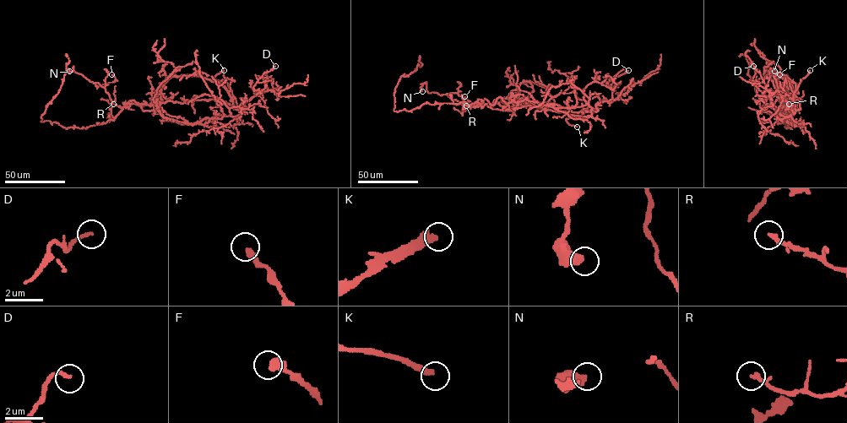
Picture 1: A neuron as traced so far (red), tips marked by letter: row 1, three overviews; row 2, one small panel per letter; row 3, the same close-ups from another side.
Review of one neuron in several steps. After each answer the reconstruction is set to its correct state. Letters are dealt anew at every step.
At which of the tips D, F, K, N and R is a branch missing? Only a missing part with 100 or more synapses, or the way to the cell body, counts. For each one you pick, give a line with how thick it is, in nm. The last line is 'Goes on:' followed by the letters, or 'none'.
K: Thickness 340 nm
Goes on: K

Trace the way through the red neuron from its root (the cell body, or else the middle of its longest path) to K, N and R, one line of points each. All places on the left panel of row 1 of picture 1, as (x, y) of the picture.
K: (141, 108), (154, 110), (168, 100), (183, 103), (214, 99), (239, 110), (227, 84), (213, 78), (224, 70)
N: (141, 108), (133, 100), (129, 100), (114, 117), (111, 100), (105, 89), (73, 70), (69, 71)
R: (141, 108), (140, 104), (145, 102), (150, 105), (154, 103), (142, 106), (129, 104), (122, 107), (113, 104)

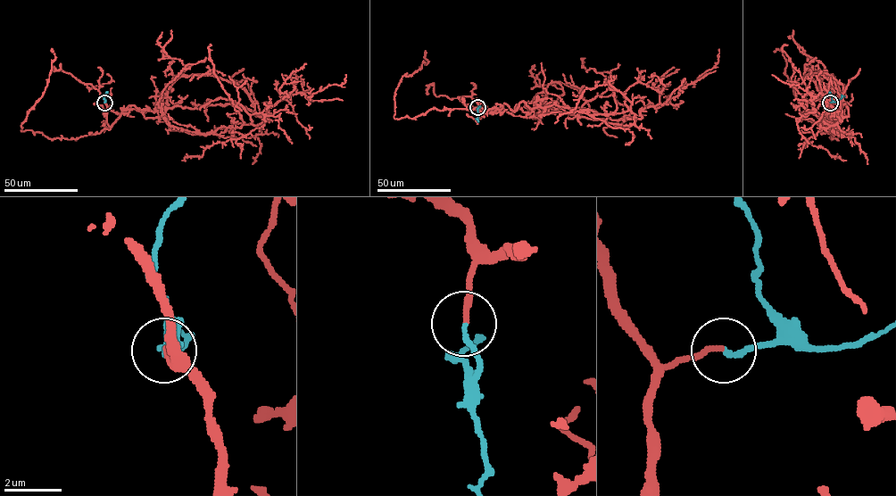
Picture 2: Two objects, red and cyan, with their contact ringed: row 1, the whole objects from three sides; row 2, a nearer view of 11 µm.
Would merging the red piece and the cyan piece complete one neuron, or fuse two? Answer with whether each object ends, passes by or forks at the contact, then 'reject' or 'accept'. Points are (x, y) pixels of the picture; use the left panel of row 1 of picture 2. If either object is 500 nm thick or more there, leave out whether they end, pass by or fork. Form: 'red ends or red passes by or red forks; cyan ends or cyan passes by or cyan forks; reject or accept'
red ends; cyan ends; accept

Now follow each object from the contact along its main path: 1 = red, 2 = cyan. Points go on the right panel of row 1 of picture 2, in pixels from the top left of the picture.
1: (830, 103), (834, 126), (824, 107), (844, 104), (841, 121), (830, 95), (772, 74)
2: (830, 103), (838, 102), (844, 96)

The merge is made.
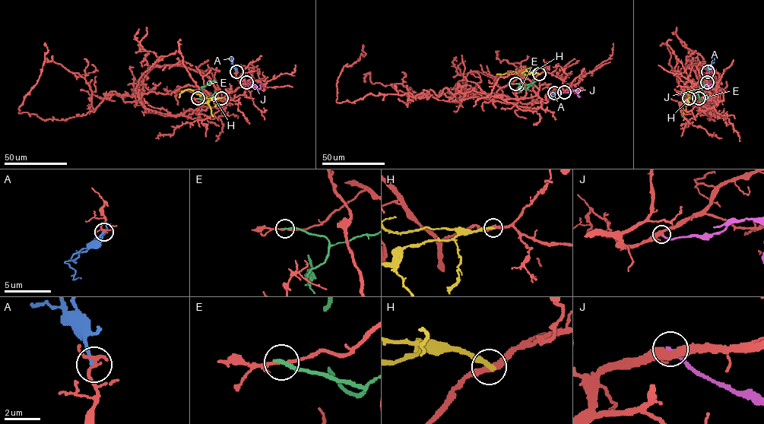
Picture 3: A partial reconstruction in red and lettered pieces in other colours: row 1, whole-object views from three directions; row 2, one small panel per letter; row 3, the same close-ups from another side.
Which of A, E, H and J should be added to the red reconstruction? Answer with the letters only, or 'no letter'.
no letter

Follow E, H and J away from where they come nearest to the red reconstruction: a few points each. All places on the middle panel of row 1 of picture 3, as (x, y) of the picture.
E: (515, 83), (521, 85), (518, 91), (518, 87), (526, 89), (534, 84)
H: (539, 74), (524, 74), (513, 71), (496, 74)
J: (564, 92), (577, 90), (580, 96)

